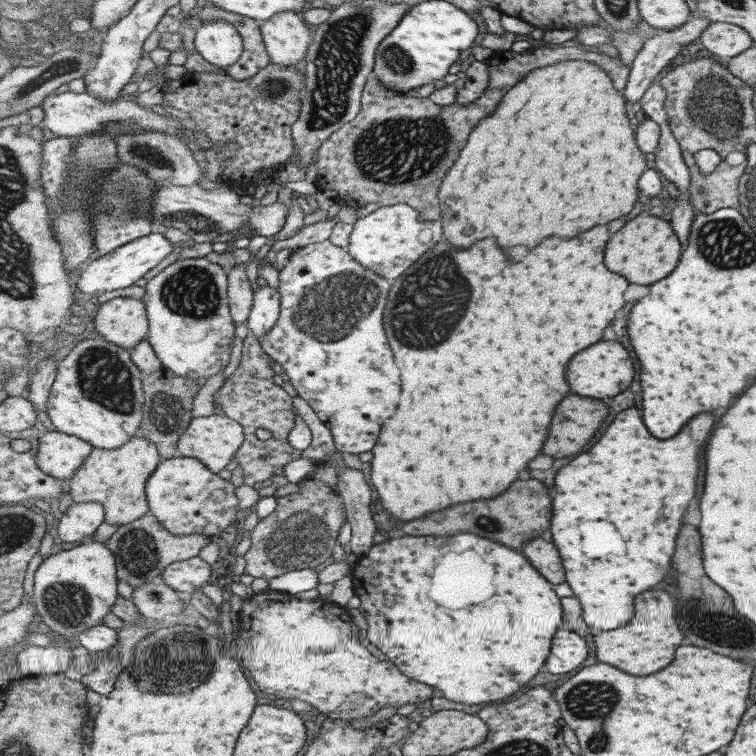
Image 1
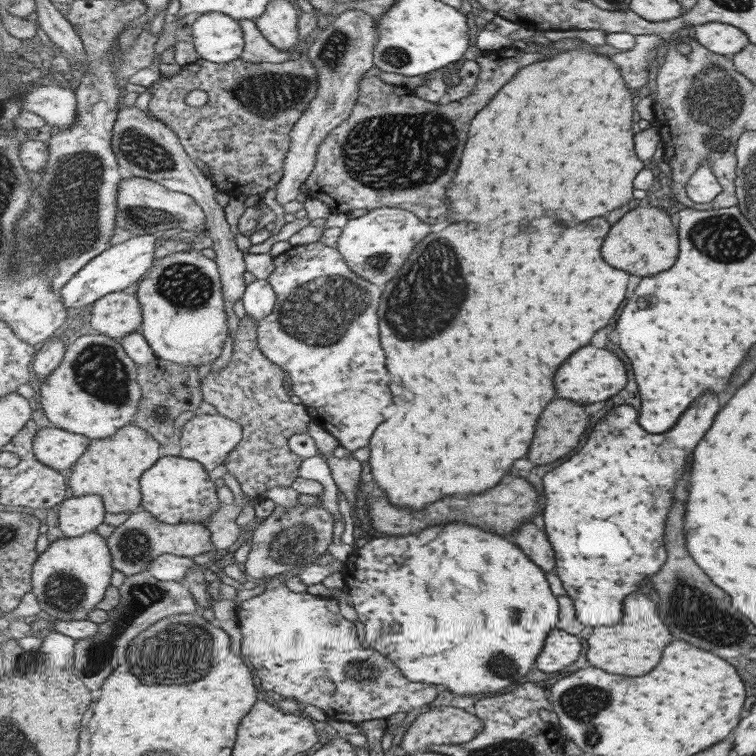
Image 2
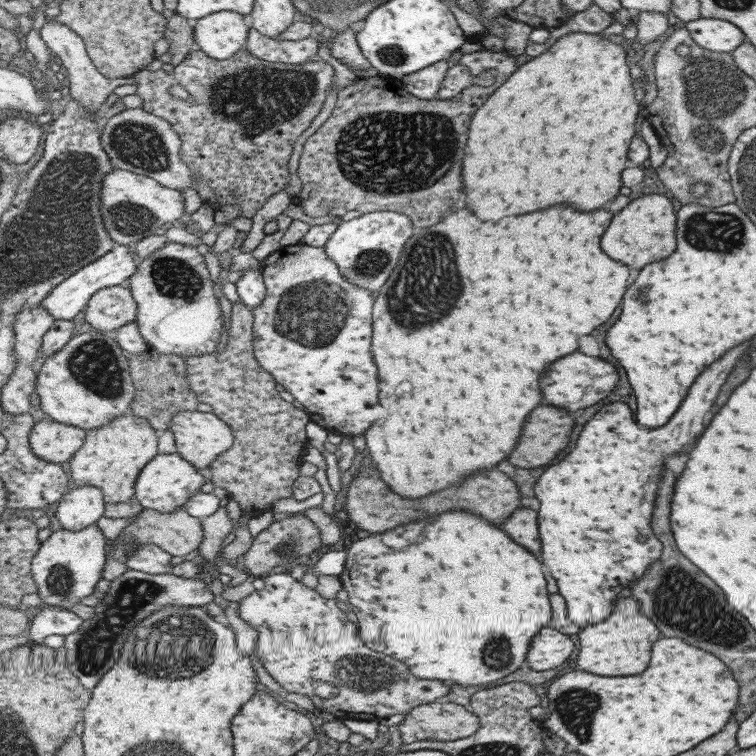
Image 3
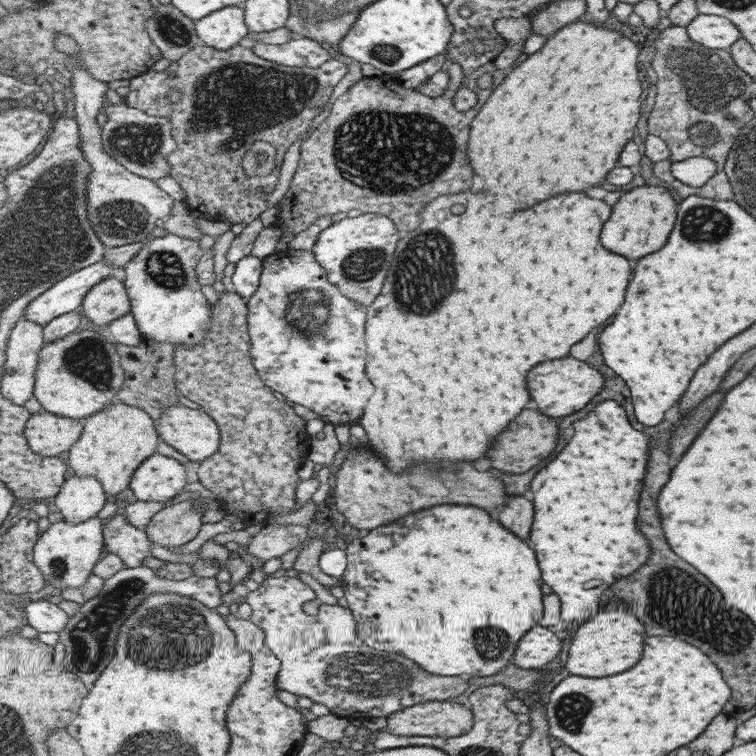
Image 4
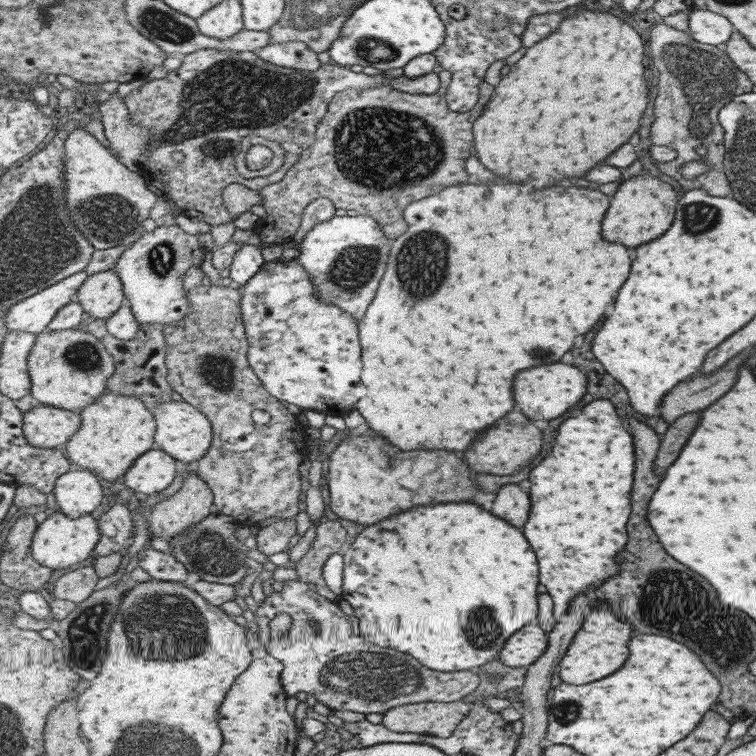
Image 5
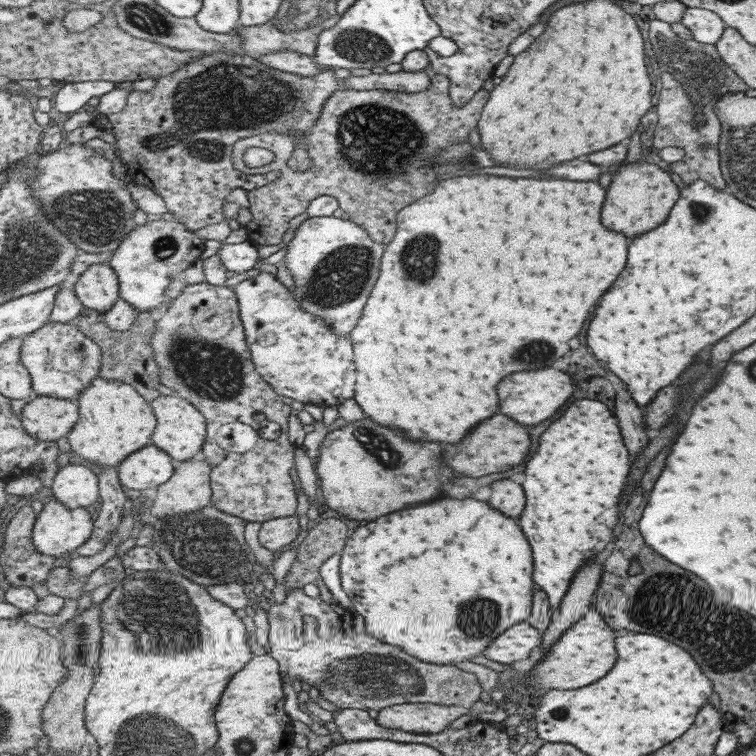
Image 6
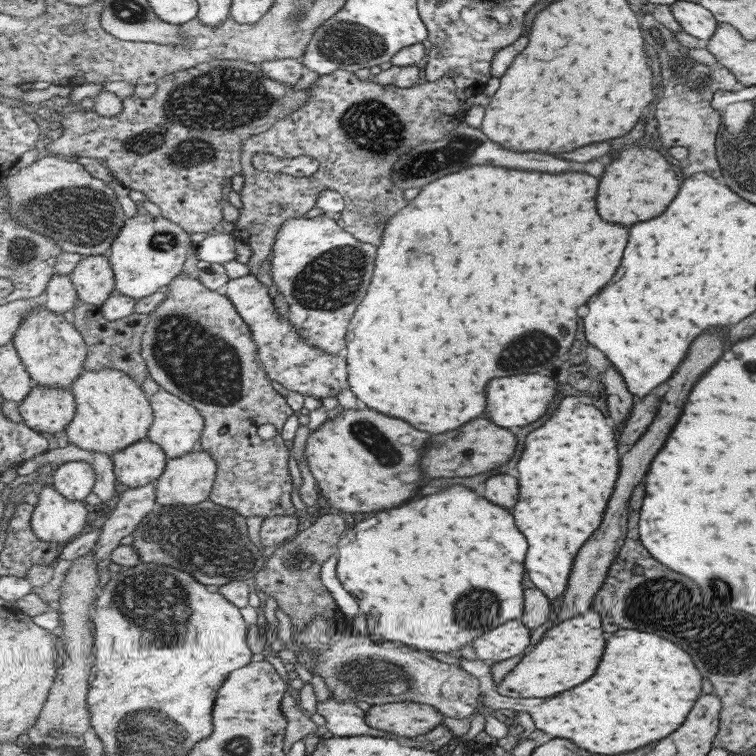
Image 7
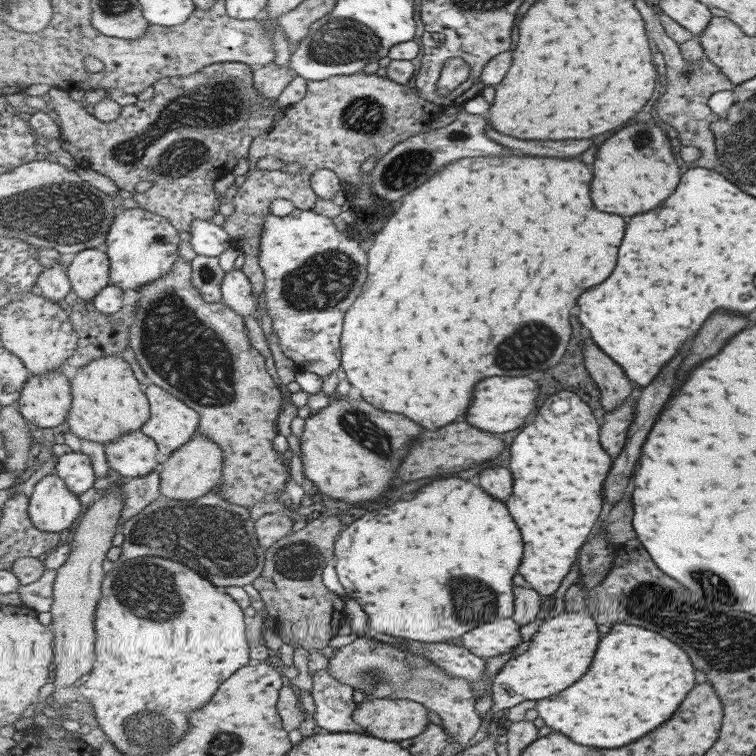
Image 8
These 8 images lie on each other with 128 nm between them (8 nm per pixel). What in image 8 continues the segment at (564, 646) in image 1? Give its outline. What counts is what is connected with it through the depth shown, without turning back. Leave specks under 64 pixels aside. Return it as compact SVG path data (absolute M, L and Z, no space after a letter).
M513 618L483 624L479 629L469 632L462 640L462 644L473 654L487 660L507 655L507 652L511 652L521 642L522 625Z

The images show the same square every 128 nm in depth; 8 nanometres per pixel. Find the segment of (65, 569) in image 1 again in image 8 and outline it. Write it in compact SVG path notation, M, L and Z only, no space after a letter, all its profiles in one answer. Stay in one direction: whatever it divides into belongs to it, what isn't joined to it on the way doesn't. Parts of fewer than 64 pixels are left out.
M57 472L41 478L30 497L30 517L35 528L59 534L72 530L84 514L78 495L67 488Z

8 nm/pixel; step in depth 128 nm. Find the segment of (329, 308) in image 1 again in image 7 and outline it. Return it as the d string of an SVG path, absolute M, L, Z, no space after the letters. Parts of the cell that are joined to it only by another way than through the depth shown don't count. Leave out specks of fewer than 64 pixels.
M248 274L231 279L223 291L231 297L238 313L251 326L251 332L259 346L259 362L271 380L288 391L298 392L302 396L315 396L321 400L339 396L343 390L350 388L346 354L327 353L321 347L307 341L297 331L295 323L291 323L288 315L285 315L285 318L279 316L269 288L263 282L259 282L255 275Z

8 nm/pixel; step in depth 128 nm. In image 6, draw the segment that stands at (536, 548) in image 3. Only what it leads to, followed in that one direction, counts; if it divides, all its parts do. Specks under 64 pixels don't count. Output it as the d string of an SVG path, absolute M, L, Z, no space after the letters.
M499 480L493 484L493 496L491 496L491 506L497 508L499 512L519 518L527 506L525 490L521 484L513 480Z

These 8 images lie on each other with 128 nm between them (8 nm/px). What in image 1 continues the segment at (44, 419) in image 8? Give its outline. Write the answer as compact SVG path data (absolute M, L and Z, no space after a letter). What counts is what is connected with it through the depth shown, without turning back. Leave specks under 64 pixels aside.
M61 431L46 432L40 438L38 465L53 478L73 479L89 459L94 446L75 435Z

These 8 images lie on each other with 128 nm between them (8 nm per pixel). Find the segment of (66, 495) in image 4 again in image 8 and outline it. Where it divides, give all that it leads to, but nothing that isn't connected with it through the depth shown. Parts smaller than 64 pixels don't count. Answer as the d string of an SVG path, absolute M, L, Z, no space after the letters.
M72 451L61 455L56 472L66 480L67 488L77 495L89 492L97 480L91 456L83 452Z

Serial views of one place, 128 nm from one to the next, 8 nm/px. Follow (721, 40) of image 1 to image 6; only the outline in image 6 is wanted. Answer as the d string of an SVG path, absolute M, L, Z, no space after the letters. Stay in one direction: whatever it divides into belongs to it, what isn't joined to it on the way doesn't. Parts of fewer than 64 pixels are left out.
M688 7L682 21L693 31L695 40L708 45L715 44L726 27L717 14L703 8Z

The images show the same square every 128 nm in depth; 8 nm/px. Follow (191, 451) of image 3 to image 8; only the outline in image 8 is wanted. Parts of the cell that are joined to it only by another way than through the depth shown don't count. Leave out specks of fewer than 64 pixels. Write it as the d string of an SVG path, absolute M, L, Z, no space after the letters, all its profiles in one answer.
M151 383L145 386L151 406L151 418L141 430L153 437L163 458L170 456L193 440L199 431L201 416L178 396Z

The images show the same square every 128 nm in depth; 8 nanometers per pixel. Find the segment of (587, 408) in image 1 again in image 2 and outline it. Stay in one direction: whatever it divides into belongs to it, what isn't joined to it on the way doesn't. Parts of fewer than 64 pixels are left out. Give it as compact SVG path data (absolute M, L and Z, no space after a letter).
M573 400L551 402L551 408L543 412L543 424L539 424L539 436L535 436L535 448L531 448L529 460L551 464L571 454L589 426L591 414L585 406Z

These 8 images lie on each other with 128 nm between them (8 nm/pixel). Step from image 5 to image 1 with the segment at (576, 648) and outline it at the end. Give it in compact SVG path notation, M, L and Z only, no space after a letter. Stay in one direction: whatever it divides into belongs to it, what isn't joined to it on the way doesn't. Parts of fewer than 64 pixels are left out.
M665 590L643 592L637 604L637 618L631 622L631 626L602 631L594 636L597 660L615 664L625 672L635 672L635 676L647 676L667 668L675 660L677 648L685 644L685 634L681 630L677 614L677 600L673 594Z

